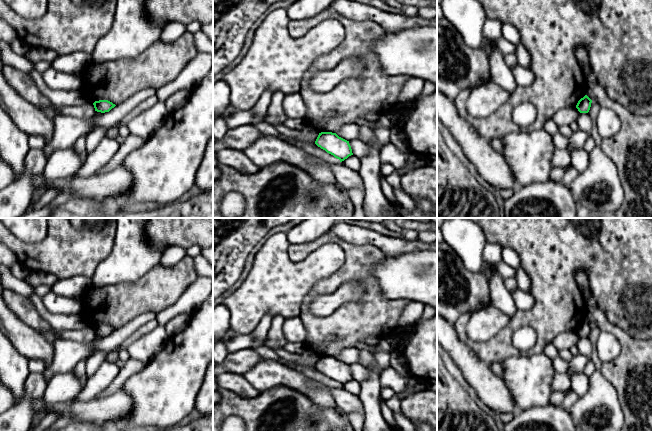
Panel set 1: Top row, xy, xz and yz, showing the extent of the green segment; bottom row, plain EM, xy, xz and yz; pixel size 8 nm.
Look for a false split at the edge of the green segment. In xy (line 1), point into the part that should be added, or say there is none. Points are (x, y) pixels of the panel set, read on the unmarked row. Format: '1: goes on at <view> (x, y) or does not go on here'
1: does not go on here

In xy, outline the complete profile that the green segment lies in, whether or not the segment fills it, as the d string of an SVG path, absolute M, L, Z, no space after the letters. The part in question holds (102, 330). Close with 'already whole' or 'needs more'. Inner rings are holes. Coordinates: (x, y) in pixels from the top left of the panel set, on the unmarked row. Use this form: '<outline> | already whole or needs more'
M99 324L95 325L93 327L95 335L105 337L109 336L112 332L114 332L116 329L108 324Z | already whole

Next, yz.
M585 319L578 325L576 332L580 337L588 337L591 331L591 327L592 324L587 319Z | already whole

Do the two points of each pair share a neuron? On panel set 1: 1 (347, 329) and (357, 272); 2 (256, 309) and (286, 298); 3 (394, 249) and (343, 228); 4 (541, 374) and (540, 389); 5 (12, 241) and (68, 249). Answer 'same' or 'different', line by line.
1: same
2: same
3: same
4: same
5: same

